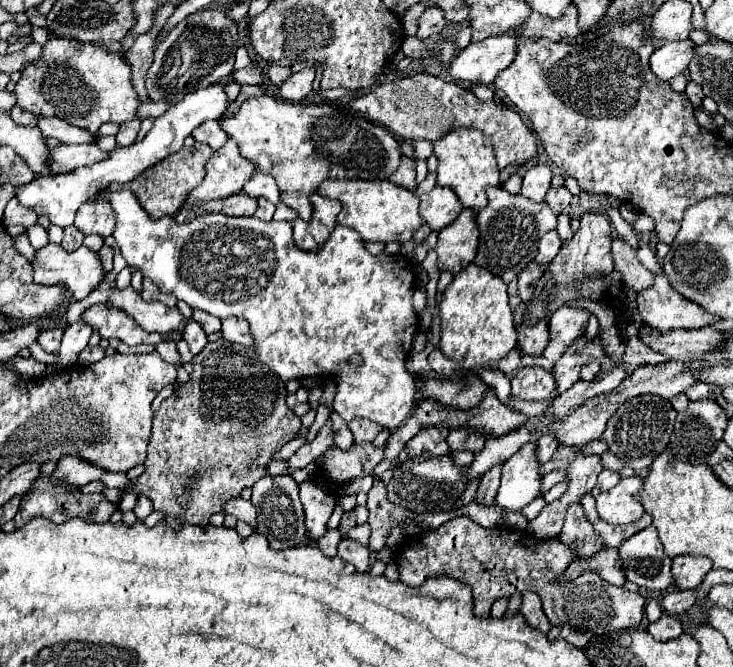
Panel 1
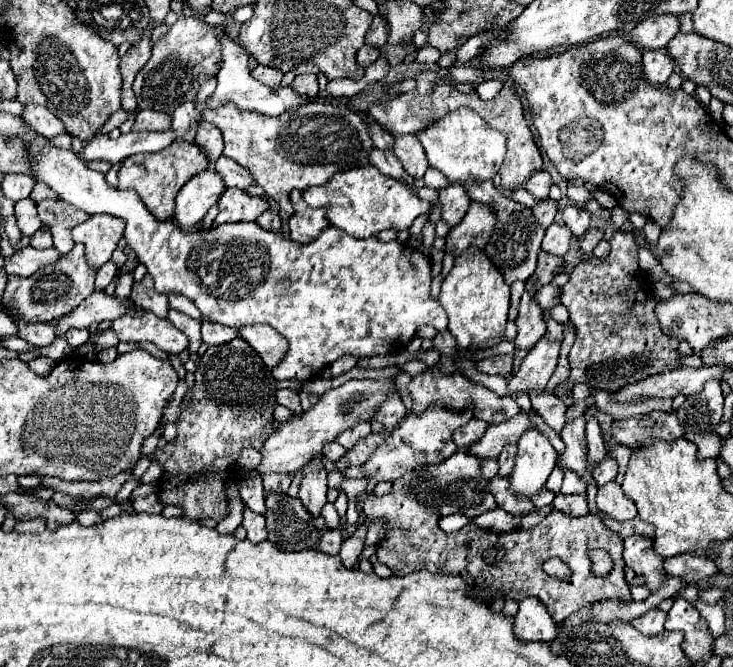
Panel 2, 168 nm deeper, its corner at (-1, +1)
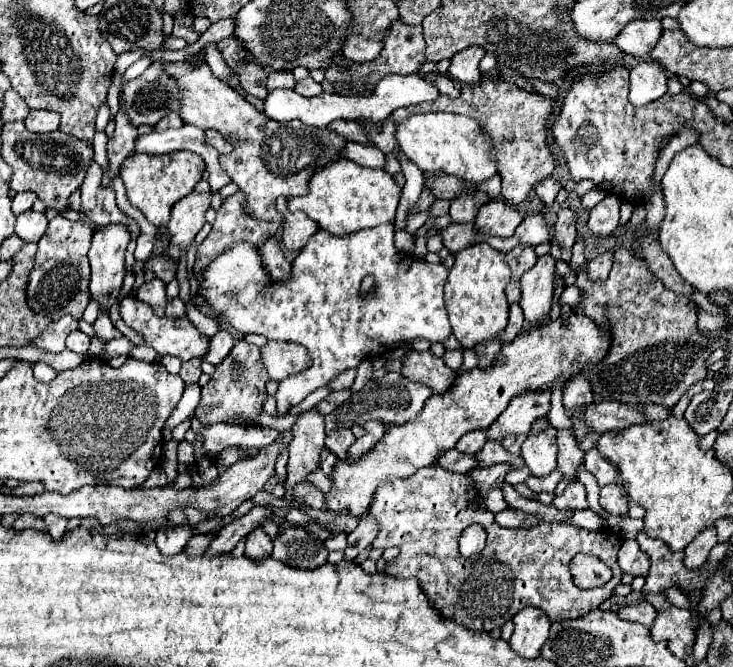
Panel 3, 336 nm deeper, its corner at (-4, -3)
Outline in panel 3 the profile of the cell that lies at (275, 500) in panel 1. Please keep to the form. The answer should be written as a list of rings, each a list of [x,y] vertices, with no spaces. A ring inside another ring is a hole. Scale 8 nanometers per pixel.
[[[283,523],[279,535],[273,539],[273,559],[279,559],[291,567],[315,569],[327,561],[329,551],[321,539],[303,527]]]

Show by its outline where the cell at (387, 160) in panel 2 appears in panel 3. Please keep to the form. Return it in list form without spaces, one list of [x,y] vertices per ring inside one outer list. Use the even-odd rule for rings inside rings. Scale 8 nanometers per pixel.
[[[349,143],[345,147],[345,157],[349,161],[355,161],[357,165],[373,167],[373,169],[383,169],[387,163],[387,157],[383,151],[379,151],[373,145],[361,145],[361,143]]]

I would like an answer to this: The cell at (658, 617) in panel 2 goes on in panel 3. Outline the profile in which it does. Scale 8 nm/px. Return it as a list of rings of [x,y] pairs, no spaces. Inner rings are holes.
[[[639,603],[639,605],[629,605],[629,607],[619,609],[619,617],[625,621],[631,621],[631,623],[641,623],[641,625],[649,627],[649,625],[653,625],[657,611],[651,603]]]

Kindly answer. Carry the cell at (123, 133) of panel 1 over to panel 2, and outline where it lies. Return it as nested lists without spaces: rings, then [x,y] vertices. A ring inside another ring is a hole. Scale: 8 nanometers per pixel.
[[[138,111],[136,123],[134,123],[134,131],[164,131],[170,129],[170,115],[166,113],[158,113],[158,111]]]

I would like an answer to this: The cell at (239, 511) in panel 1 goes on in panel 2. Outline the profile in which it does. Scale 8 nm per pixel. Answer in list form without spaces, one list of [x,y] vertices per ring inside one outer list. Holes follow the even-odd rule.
[[[248,507],[244,509],[244,521],[242,521],[242,527],[248,531],[248,541],[250,543],[260,543],[268,537],[268,531],[266,531],[266,521],[262,515],[250,511]]]

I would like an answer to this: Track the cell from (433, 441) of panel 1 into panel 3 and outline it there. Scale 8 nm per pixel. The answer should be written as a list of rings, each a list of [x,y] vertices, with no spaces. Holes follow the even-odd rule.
[[[575,313],[567,323],[557,319],[541,325],[541,329],[531,329],[529,333],[517,335],[517,339],[505,343],[501,349],[501,355],[507,359],[507,363],[495,363],[489,369],[475,367],[467,373],[461,373],[447,393],[431,395],[415,419],[407,421],[405,425],[393,425],[385,437],[369,453],[365,453],[365,457],[359,457],[357,461],[341,461],[341,465],[337,465],[337,473],[331,477],[335,485],[325,495],[327,509],[349,509],[351,515],[363,517],[365,509],[369,509],[375,489],[383,481],[397,477],[405,479],[421,467],[437,465],[439,455],[453,449],[465,431],[487,429],[503,413],[509,397],[529,389],[553,389],[553,381],[559,375],[569,381],[569,367],[573,361],[579,363],[579,369],[585,365],[593,367],[597,361],[601,361],[601,357],[605,357],[607,349],[607,333],[601,331],[589,317]]]

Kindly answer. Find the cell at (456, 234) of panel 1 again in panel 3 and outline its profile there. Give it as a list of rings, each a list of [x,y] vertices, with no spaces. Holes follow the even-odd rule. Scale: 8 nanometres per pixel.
[[[491,199],[485,203],[477,217],[475,217],[475,229],[483,235],[493,235],[493,237],[511,237],[517,229],[517,225],[523,221],[519,211],[501,201],[501,199]]]

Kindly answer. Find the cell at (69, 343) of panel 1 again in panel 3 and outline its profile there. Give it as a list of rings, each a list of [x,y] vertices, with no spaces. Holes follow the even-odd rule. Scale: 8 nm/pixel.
[[[73,331],[73,333],[69,333],[69,337],[67,337],[67,349],[69,349],[69,351],[75,351],[75,353],[87,353],[89,341],[91,341],[91,339],[89,339],[85,333]]]

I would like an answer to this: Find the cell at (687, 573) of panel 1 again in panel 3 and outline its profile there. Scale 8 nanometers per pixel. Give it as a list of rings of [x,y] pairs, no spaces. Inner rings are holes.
[[[707,529],[705,533],[701,533],[701,537],[695,537],[695,541],[689,543],[685,549],[685,559],[683,559],[685,567],[699,569],[701,565],[705,565],[709,559],[709,551],[715,547],[715,543],[717,543],[715,529]]]

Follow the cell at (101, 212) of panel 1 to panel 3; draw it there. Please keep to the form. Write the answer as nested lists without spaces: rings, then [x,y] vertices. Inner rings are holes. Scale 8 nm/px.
[[[121,223],[99,227],[93,233],[89,261],[91,283],[89,291],[101,303],[101,309],[111,307],[117,301],[121,283],[125,277],[125,249],[129,243],[129,231]]]

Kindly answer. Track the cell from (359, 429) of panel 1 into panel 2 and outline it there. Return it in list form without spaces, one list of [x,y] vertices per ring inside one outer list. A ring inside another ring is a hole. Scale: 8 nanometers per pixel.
[[[362,421],[362,423],[358,423],[356,427],[346,429],[344,433],[340,433],[340,435],[336,437],[336,441],[338,441],[344,449],[352,449],[352,447],[354,447],[360,439],[364,439],[368,433],[370,433],[370,423]]]

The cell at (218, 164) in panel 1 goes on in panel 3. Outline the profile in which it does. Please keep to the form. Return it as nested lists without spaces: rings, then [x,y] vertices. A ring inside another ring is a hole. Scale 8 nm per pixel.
[[[193,191],[173,205],[171,221],[167,225],[171,243],[189,247],[189,243],[205,225],[205,211],[211,207],[211,199],[213,199],[213,191],[207,193]]]

